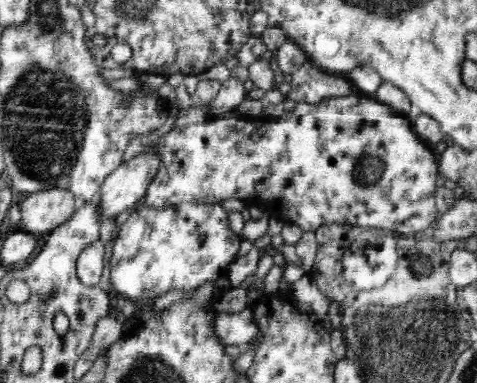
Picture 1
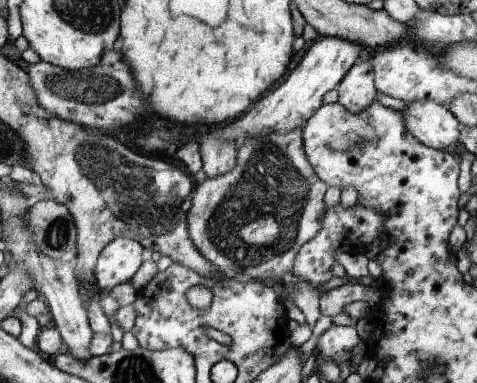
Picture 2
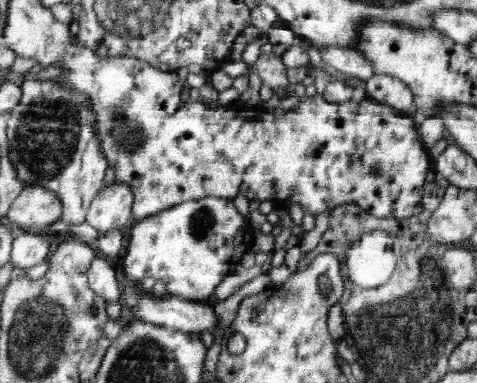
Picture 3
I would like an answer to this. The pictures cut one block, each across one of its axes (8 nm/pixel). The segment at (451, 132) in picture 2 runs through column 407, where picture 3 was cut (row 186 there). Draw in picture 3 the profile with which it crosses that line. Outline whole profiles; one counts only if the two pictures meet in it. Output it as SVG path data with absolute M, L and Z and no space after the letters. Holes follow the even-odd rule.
M112 182L110 186L104 186L90 204L86 222L94 226L98 232L122 230L124 226L130 226L134 222L132 216L134 200L136 200L134 192L128 184Z

